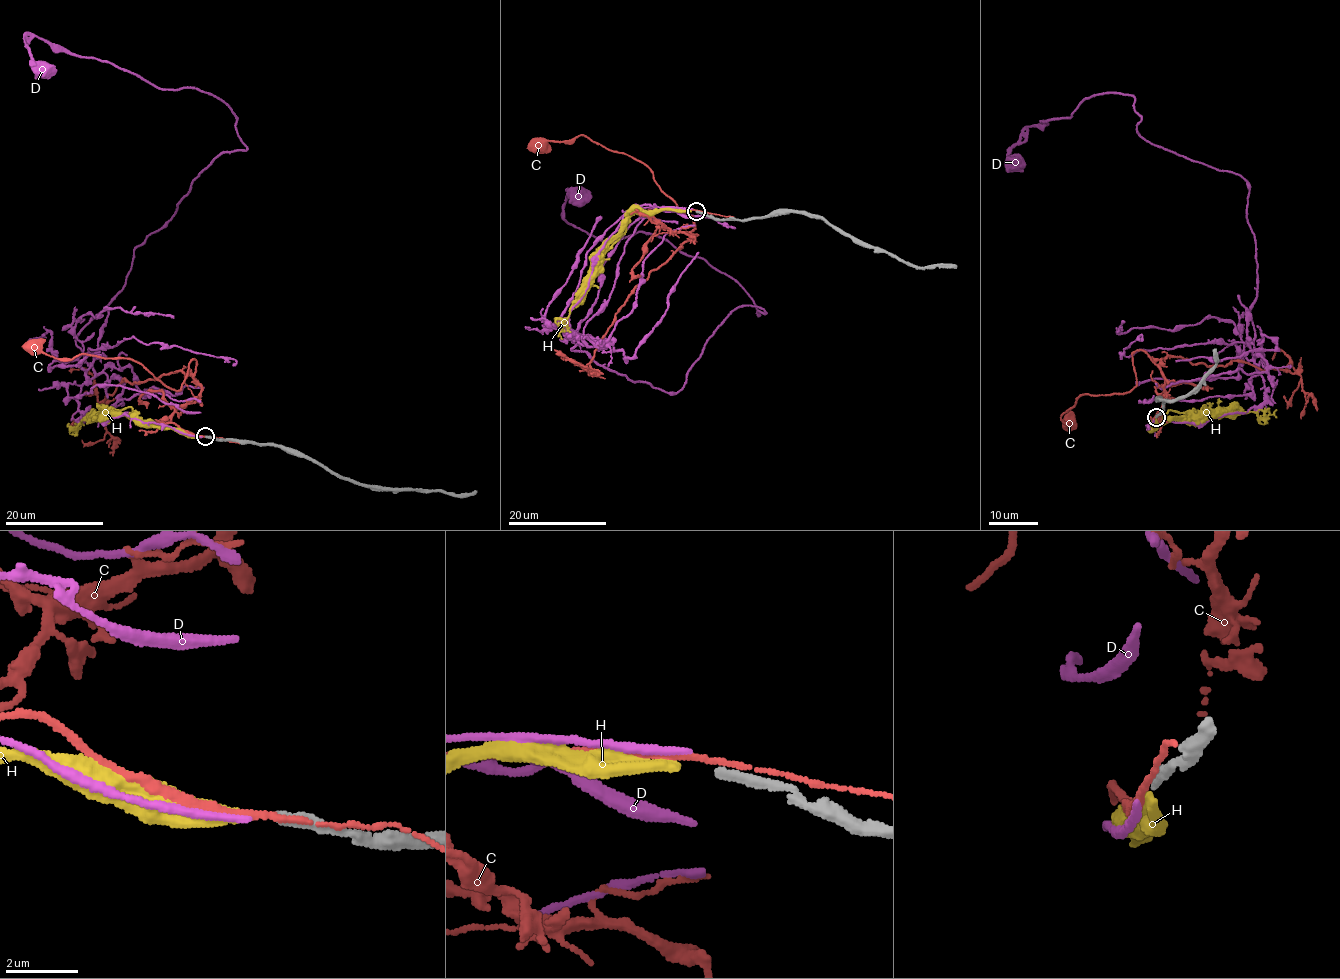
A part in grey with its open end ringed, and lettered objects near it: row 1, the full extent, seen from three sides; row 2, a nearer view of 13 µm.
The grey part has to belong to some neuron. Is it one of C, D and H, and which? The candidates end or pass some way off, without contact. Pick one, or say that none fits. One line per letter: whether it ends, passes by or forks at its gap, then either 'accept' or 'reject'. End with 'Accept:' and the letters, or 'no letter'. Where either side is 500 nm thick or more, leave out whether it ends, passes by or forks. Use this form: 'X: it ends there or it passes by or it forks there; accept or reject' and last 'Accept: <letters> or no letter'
C: it passes by; reject
D: it ends there; reject
H: it ends there; accept
Accept: H

